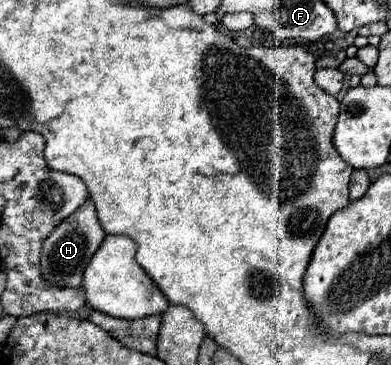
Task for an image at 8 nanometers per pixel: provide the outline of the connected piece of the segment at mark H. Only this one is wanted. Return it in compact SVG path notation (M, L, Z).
M85 201L75 213L67 217L67 221L59 223L55 231L45 239L43 253L41 253L41 271L45 279L53 285L61 287L79 287L83 281L83 271L93 257L93 253L99 249L99 245L105 239L105 231L101 229L97 221L97 213L93 207L93 201Z

